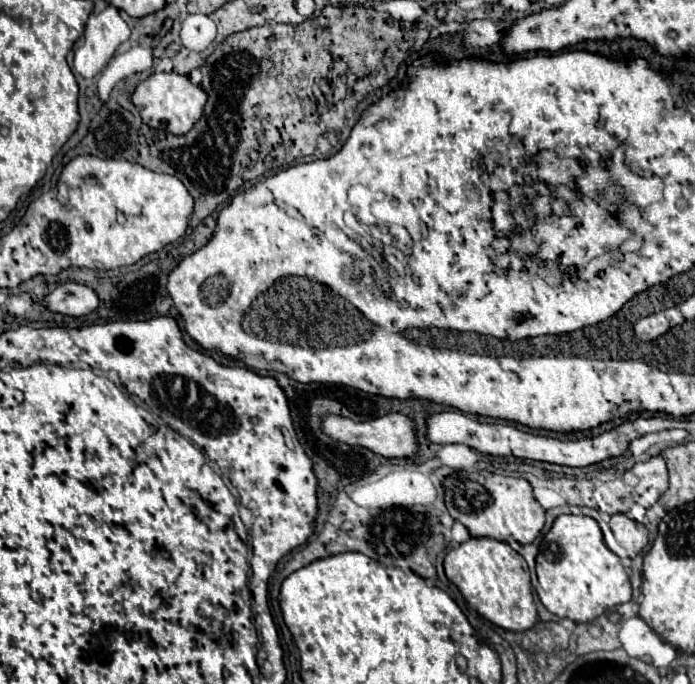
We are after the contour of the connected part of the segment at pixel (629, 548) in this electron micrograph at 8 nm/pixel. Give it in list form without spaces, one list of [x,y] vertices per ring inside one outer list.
[[[614,514],[610,518],[610,526],[605,521],[600,521],[599,526],[606,546],[620,559],[636,558],[648,544],[648,530],[642,524],[630,520],[626,514]]]

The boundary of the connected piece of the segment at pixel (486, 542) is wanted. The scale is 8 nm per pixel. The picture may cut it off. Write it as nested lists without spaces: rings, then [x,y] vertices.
[[[470,538],[468,542],[450,550],[444,558],[446,576],[454,586],[458,586],[466,602],[492,624],[512,632],[530,630],[538,620],[530,572],[528,566],[524,566],[526,562],[518,552],[494,538]]]

